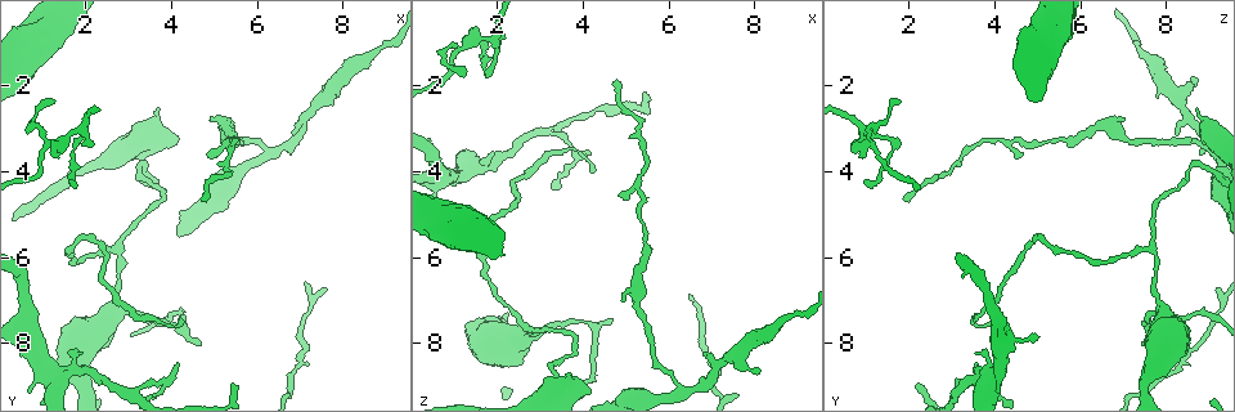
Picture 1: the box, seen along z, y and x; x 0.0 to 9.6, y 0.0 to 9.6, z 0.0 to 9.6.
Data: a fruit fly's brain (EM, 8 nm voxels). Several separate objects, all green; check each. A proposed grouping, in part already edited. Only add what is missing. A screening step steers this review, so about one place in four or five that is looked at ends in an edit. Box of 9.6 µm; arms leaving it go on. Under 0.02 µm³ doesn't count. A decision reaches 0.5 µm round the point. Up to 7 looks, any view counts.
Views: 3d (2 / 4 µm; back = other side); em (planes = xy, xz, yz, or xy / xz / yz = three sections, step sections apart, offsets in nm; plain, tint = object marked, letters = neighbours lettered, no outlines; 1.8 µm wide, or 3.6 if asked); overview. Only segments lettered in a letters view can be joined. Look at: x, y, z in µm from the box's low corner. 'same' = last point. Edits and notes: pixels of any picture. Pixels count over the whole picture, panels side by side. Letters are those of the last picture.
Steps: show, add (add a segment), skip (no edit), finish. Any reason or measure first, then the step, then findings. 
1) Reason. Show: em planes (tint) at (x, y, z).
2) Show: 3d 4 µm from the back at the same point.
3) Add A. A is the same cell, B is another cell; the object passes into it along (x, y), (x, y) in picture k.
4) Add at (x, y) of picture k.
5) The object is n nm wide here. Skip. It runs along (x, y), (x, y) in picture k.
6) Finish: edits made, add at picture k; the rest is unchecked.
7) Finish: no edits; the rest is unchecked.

Thick end. Show: em xy step 16 (tint) at (3.70, 2.55, 8.65).

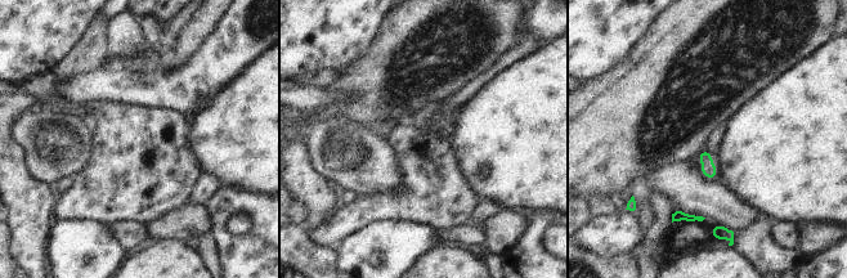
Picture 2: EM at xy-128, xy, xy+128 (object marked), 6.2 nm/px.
Another direction. Show: em planes (letters) at the same point.

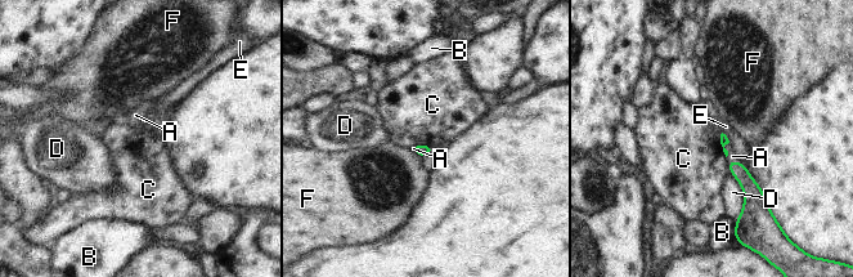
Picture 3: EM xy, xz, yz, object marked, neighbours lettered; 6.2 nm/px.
Add A. A is the same cell, B, C, D, E and F are other cells; it goes on there.

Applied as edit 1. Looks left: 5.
An open end. Show: 3d 2 µm from the back at (1.20, 2.40, 1.80).

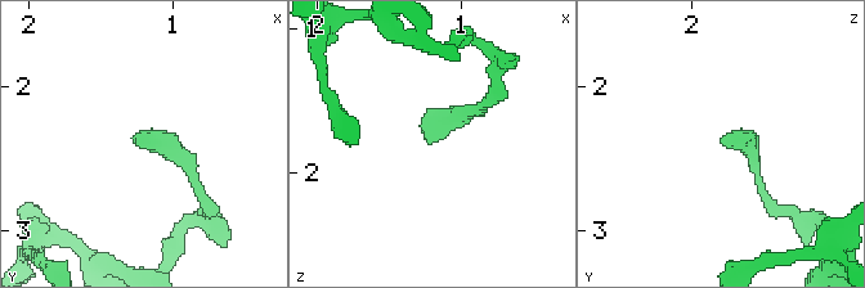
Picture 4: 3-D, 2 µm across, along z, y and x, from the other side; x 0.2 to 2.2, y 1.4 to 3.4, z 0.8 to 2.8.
Show: em xy step 4 (tint) at (1.24, 2.32, 1.76).

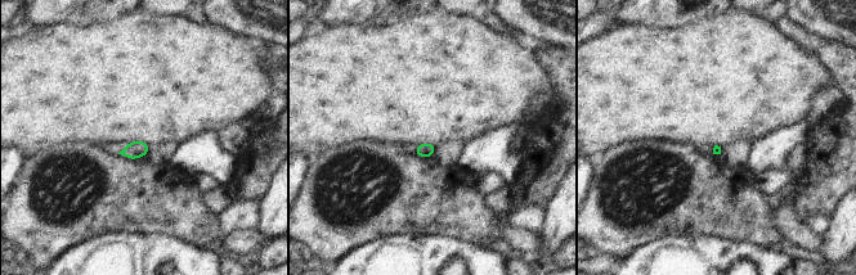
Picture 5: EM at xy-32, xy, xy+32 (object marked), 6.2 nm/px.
Cut it another way. Show: em planes (letters) at the same point.

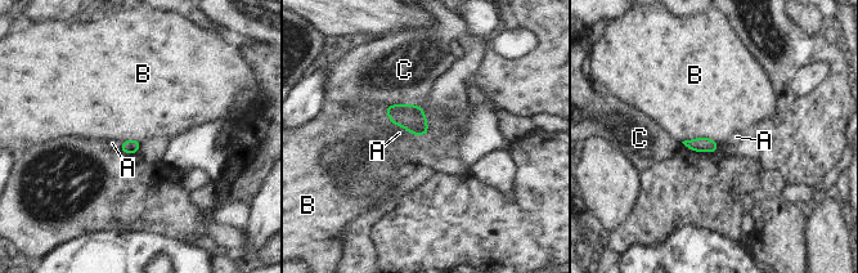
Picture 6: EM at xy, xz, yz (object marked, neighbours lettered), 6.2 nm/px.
The object is 90 nm wide here. Skip. A, B and C are other cells; a border runs along (416, 104), (427, 124), (422, 137) in picture 6; none of them fits.

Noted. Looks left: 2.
Branch stops here. Show: em planes (letters) at (5.45, 9.00, 2.15).

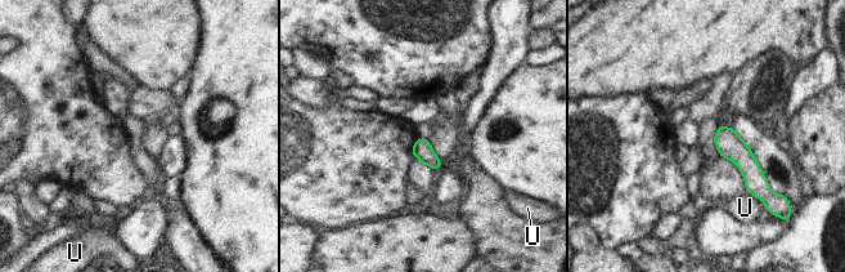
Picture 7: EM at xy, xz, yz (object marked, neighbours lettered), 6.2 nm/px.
The object is 120 nm wide here. Skip. U is another cell; it runs along (720, 129), (744, 157), (760, 195) in picture 7; none of them fits.

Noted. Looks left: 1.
Finish: edits made, add at picture 3; the rest is unchecked.

